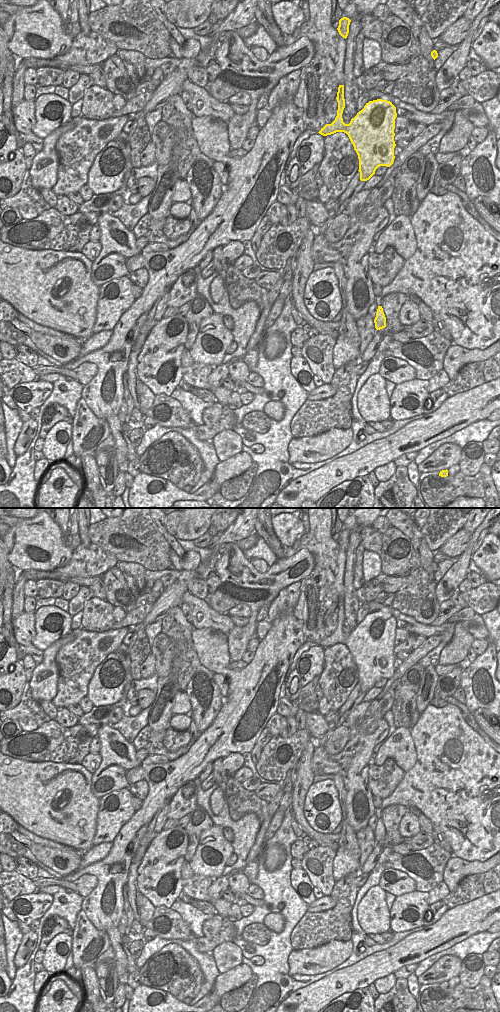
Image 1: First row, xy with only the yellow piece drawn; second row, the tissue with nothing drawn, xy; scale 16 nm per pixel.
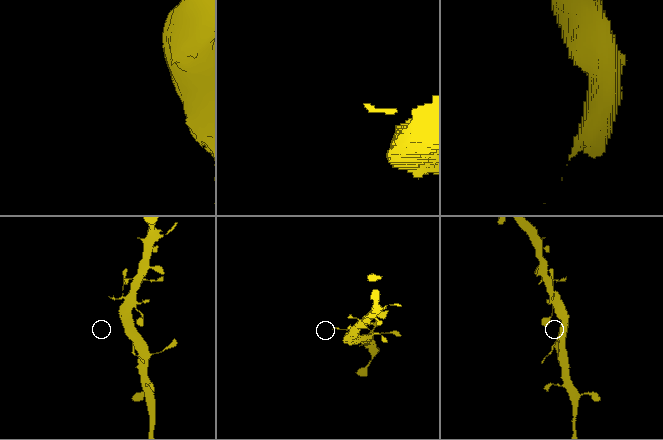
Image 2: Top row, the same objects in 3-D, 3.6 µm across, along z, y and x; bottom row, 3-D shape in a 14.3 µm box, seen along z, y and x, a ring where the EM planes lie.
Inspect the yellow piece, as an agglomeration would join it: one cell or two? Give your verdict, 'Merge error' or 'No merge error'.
No merge error

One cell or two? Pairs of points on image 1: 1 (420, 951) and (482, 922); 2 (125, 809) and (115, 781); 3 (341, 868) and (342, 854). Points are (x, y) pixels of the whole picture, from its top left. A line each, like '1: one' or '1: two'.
1: one
2: two
3: one

